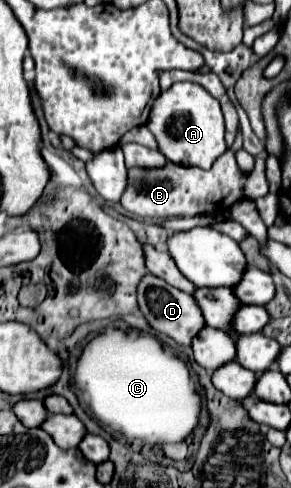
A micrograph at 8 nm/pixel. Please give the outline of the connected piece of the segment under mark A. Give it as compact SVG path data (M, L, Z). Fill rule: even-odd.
M174 83L170 89L162 91L152 105L146 125L154 133L160 151L176 165L210 169L216 157L228 149L224 143L224 117L220 103L198 83Z

